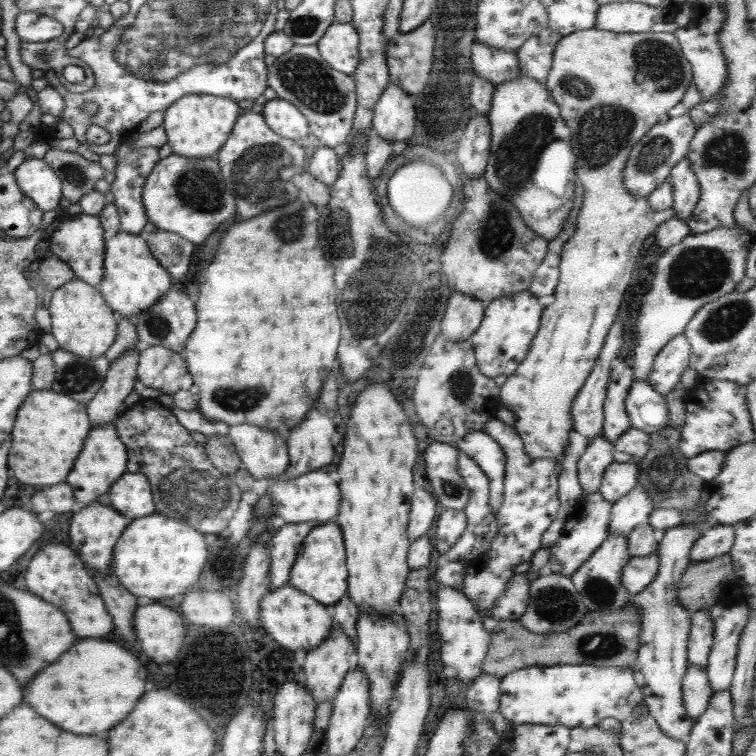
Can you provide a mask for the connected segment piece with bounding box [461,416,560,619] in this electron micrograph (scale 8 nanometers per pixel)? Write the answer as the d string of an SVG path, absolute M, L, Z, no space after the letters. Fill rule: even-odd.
M496 416L490 417L484 423L483 431L500 444L506 464L503 482L504 499L495 512L498 523L496 536L491 542L490 549L482 557L466 565L466 575L461 589L482 619L491 616L496 602L506 593L510 578L515 575L515 567L522 563L528 564L534 553L543 548L542 535L552 524L560 508L557 481L559 470L556 462L528 456L516 429L501 422Z

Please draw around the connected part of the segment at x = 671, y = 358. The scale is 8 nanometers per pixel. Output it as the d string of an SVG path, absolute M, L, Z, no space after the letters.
M683 334L670 339L656 354L652 373L648 373L652 389L665 398L670 392L680 388L682 373L689 368L690 355L690 343Z

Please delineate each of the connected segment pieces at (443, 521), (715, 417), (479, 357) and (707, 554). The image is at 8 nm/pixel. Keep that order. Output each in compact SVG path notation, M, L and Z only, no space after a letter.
M442 509L437 516L434 529L431 531L433 546L438 552L446 552L460 539L467 525L463 510Z
M702 378L695 388L685 390L685 422L681 428L679 449L686 458L701 452L730 449L754 441L754 430L748 402L746 385L722 380Z
M529 290L519 291L505 297L494 299L485 307L483 312L484 318L480 323L480 327L478 327L476 332L469 338L474 347L476 364L478 364L480 372L485 377L493 379L502 374L504 374L504 376L510 376L516 370L516 367L520 365L522 359L524 359L528 351L530 351L532 340L534 340L538 329L541 327L540 321L543 310L544 306L540 304L538 298Z
M714 524L705 527L700 538L694 542L690 551L690 563L712 560L716 556L729 554L735 542L735 532L730 525Z

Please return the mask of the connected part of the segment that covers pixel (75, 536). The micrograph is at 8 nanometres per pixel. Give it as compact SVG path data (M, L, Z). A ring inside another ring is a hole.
M96 501L70 514L70 522L72 524L70 524L69 546L78 551L79 557L88 564L88 569L111 574L114 544L118 542L130 521L111 506Z

